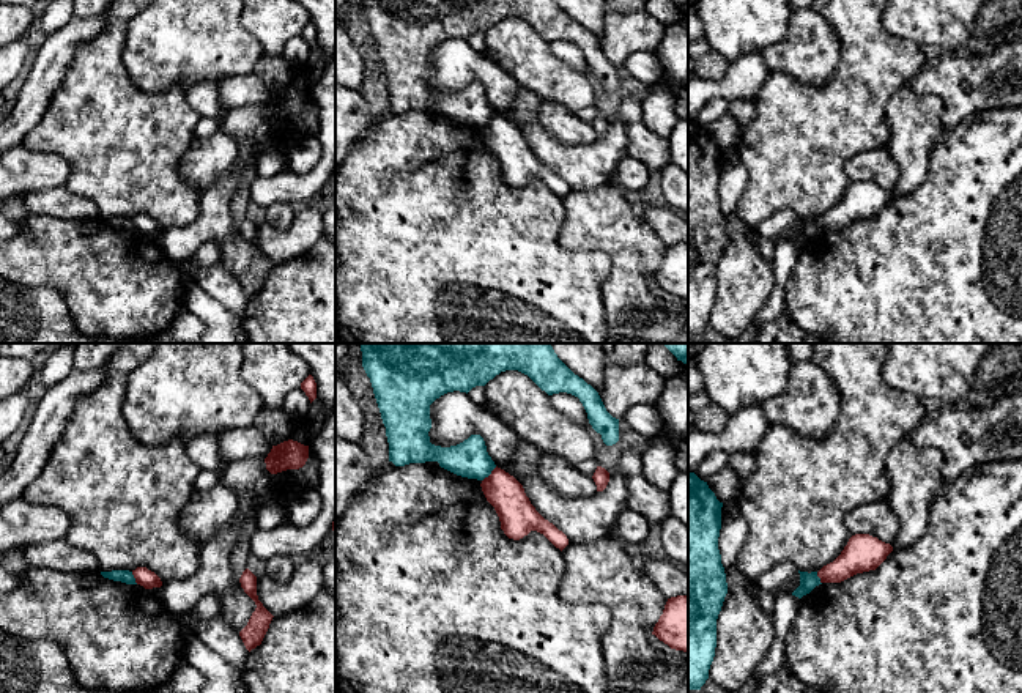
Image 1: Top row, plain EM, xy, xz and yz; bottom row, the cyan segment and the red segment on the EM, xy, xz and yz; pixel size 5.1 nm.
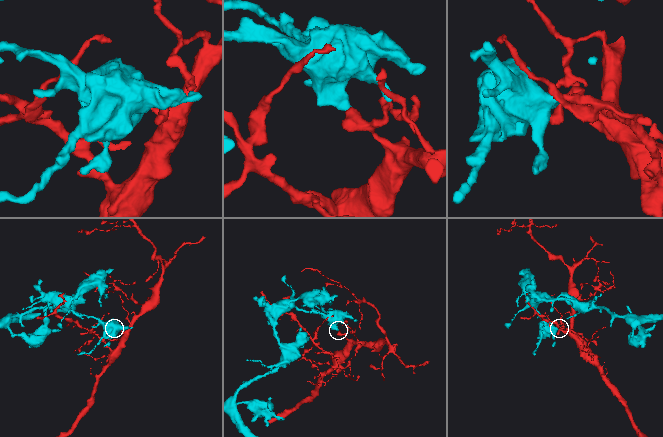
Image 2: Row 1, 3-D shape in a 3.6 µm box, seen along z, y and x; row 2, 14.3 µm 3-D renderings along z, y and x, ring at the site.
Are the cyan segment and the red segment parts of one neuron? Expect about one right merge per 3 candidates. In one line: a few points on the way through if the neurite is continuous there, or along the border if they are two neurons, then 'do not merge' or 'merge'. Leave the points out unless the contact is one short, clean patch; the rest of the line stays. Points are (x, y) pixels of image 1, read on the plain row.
do not merge

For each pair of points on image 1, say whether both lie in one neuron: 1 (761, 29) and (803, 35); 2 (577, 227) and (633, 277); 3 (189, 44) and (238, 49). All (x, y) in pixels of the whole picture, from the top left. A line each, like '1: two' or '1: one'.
1: two
2: one
3: one

